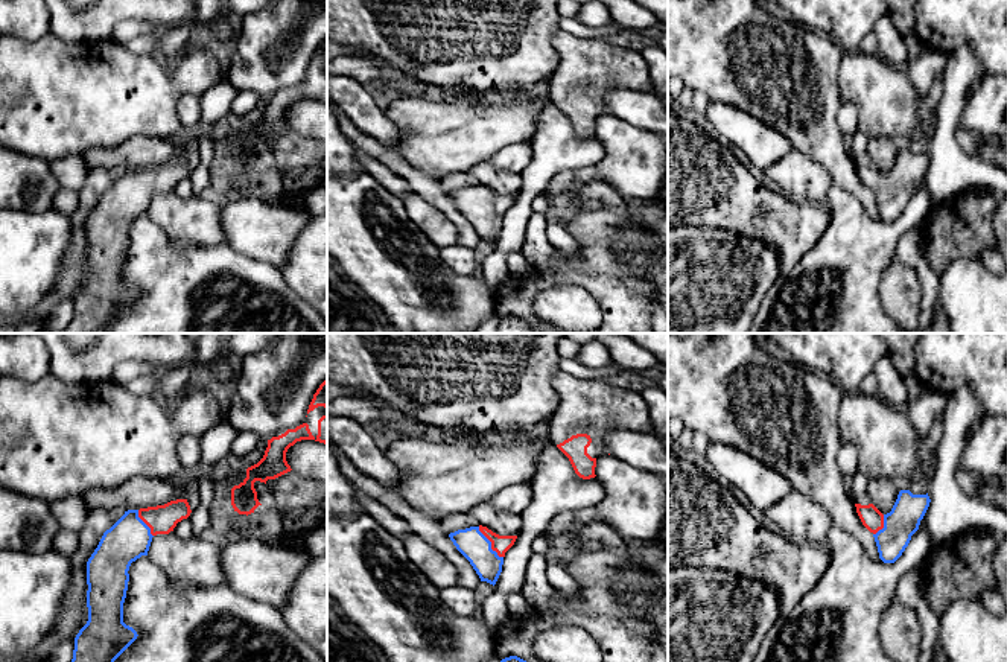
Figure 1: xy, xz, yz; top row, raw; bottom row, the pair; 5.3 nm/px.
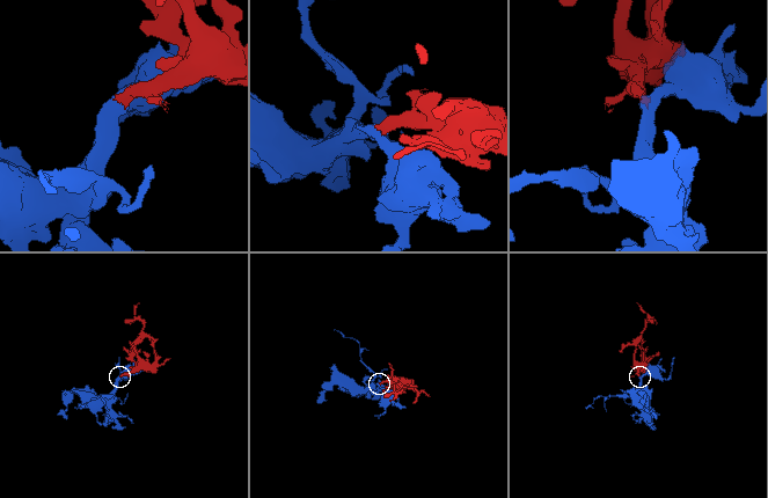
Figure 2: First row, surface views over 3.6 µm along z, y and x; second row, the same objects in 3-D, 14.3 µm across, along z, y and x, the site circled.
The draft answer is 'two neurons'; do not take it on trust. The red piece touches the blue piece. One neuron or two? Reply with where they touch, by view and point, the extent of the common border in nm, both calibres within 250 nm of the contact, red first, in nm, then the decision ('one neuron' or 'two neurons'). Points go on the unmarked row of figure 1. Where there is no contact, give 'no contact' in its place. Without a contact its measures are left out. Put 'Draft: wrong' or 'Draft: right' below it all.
xz (492, 203) | 220 nm | 100/160 nm | one neuron
Draft: wrong

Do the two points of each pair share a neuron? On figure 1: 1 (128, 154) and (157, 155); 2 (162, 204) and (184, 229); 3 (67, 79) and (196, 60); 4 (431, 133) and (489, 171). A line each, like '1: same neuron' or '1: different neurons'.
1: same neuron
2: same neuron
3: same neuron
4: different neurons

